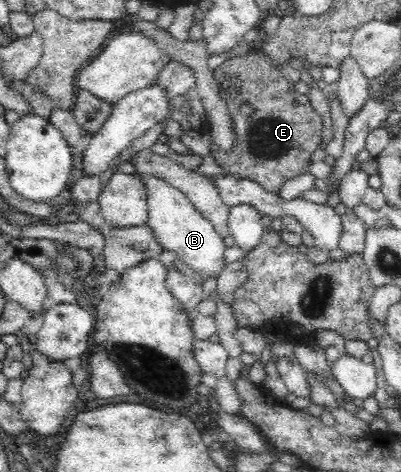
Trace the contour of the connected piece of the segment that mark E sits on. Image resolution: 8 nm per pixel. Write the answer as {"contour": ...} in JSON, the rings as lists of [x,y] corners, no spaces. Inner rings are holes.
{"contour":[[[260,49],[230,58],[214,70],[213,78],[219,96],[225,100],[231,118],[233,141],[231,151],[221,149],[211,143],[211,157],[223,169],[223,173],[235,174],[259,184],[269,193],[277,193],[285,182],[294,182],[302,174],[307,174],[311,155],[321,147],[321,116],[311,107],[306,95],[289,95],[291,82],[285,81],[280,68]],[[231,78],[235,85],[224,87],[222,83]],[[241,103],[253,103],[255,115],[245,118],[239,114]]]}

